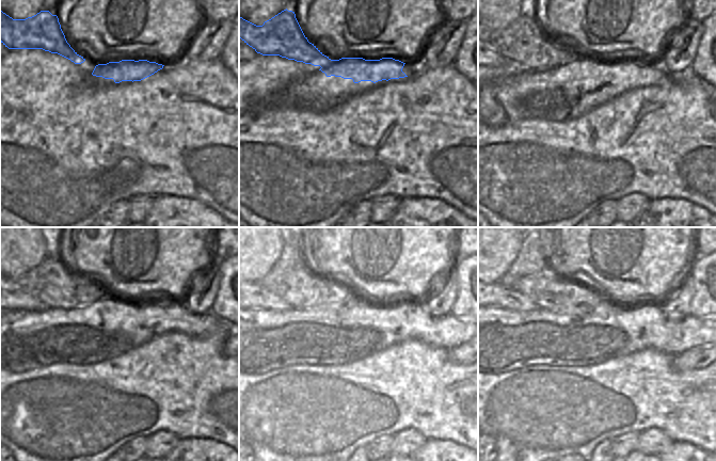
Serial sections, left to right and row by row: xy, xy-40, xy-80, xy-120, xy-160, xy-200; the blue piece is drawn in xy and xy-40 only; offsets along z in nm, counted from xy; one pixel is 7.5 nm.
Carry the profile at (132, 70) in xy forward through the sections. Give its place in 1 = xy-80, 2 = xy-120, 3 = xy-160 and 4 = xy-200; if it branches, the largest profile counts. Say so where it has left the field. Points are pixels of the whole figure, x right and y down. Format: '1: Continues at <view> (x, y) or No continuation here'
1: Continues at xy-80 (523, 41)
2: Continues at xy-120 (52, 283)
3: Continues at xy-160 (299, 287)
4: Continues at xy-200 (549, 291)

